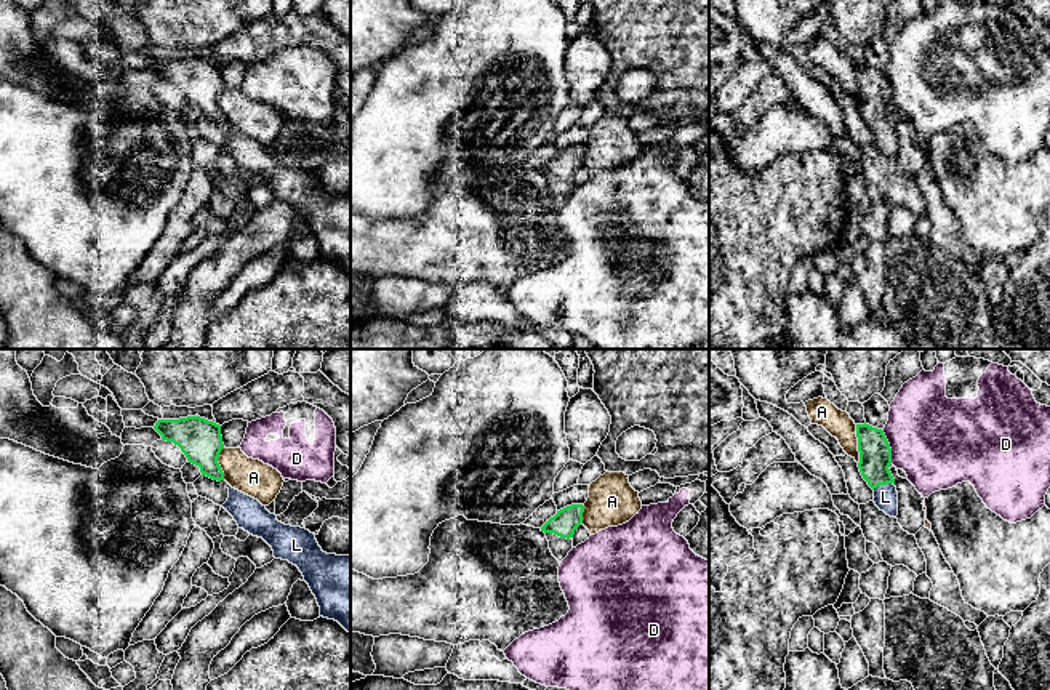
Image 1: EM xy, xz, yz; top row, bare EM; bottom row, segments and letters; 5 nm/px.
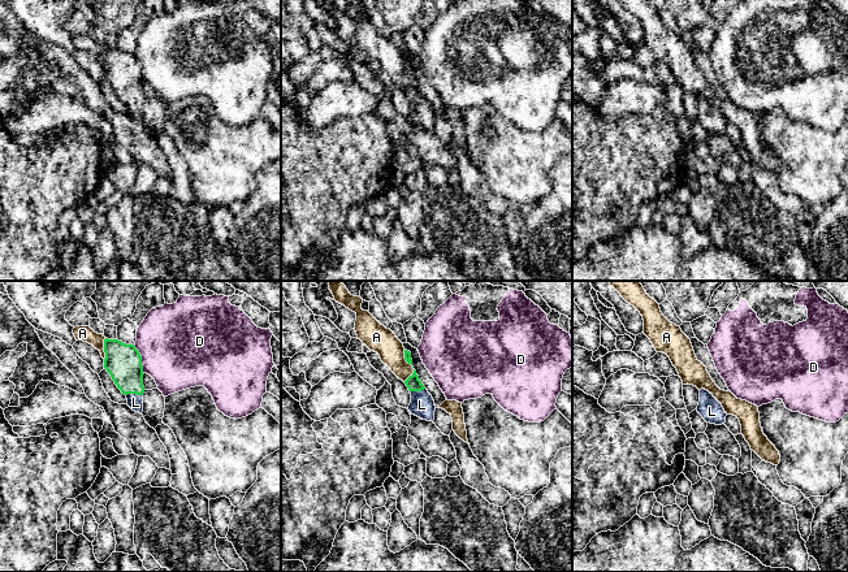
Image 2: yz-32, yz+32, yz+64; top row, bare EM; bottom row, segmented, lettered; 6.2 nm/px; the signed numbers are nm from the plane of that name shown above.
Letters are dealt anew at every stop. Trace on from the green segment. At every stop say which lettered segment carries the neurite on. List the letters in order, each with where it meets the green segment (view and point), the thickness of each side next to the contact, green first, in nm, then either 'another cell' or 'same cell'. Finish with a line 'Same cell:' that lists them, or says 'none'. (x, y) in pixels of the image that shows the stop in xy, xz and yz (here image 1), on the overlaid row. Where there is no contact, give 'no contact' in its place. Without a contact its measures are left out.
A: contact yz (858, 444); calibres 160 and 140 nm; another cell
D: contact yz (889, 447); calibres 160 and 460 nm; another cell
L: contact yz (882, 484); calibres 160 and 130 nm; same cell
Same cell: L

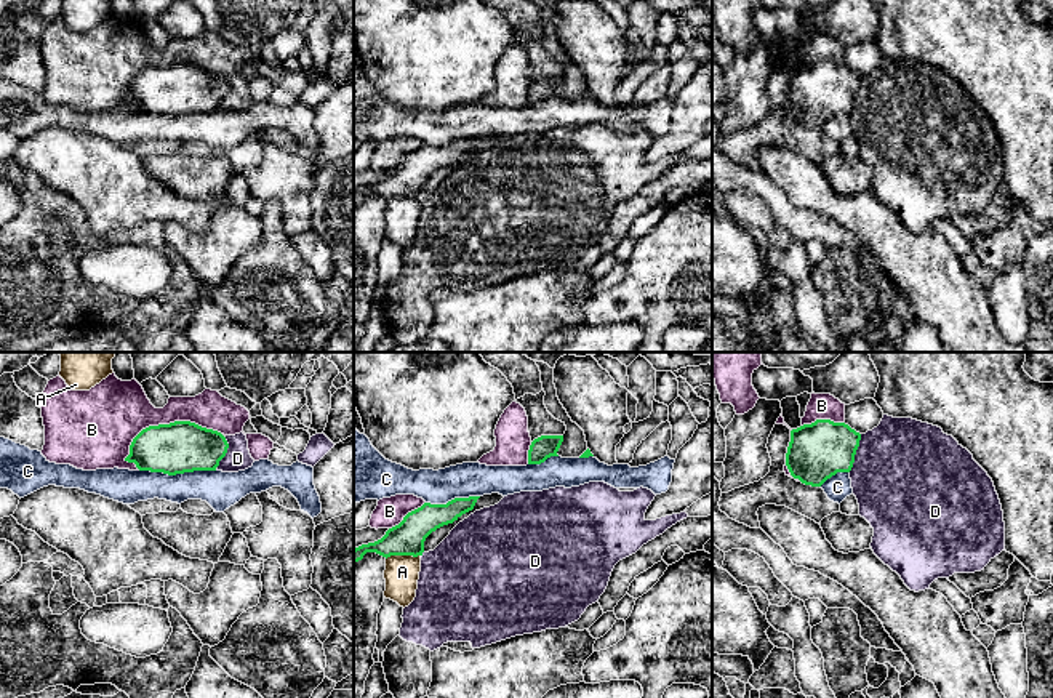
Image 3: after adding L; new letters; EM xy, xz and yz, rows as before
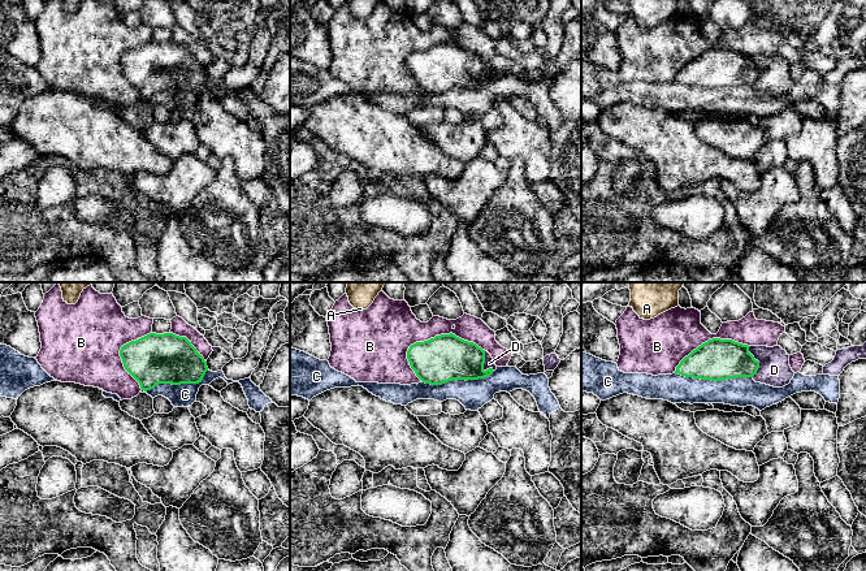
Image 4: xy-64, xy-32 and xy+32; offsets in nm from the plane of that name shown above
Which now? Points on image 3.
A: contact xz (402, 554); calibres 170 and 180 nm; another cell
B: contact xy (167, 425); calibres 260 and 300 nm; another cell
C: contact xy (178, 473); calibres 260 and 190 nm; another cell
D: contact yz (855, 453); calibres 280 and 480 nm; another cell
Same cell: none

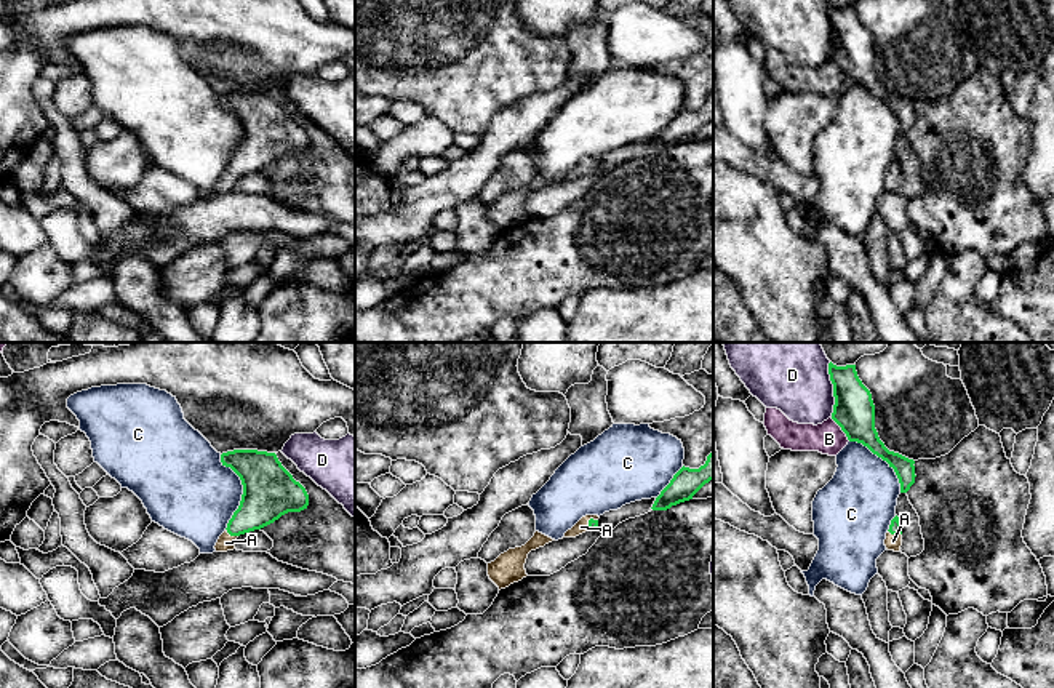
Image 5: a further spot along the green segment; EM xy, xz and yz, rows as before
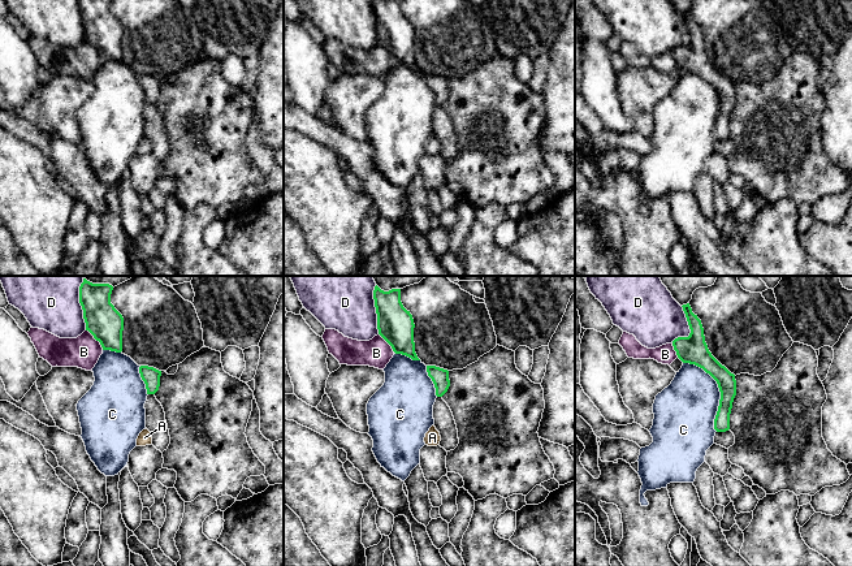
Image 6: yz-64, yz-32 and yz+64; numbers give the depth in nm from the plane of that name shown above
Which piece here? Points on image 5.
A: contact xy (231, 535); calibres 240 and 80 nm; same cell
B: contact yz (842, 429); calibres 200 and 160 nm; another cell
C: contact xy (243, 492); calibres 280 and 420 nm; another cell
D: contact yz (834, 389); calibres 200 and 400 nm; another cell
Same cell: A

